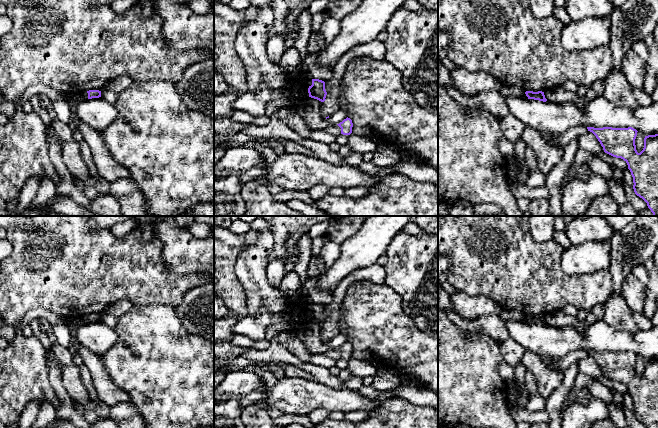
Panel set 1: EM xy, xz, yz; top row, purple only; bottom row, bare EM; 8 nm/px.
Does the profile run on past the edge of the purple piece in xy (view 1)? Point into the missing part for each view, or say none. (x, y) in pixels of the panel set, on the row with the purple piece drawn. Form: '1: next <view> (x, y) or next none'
1: next none

